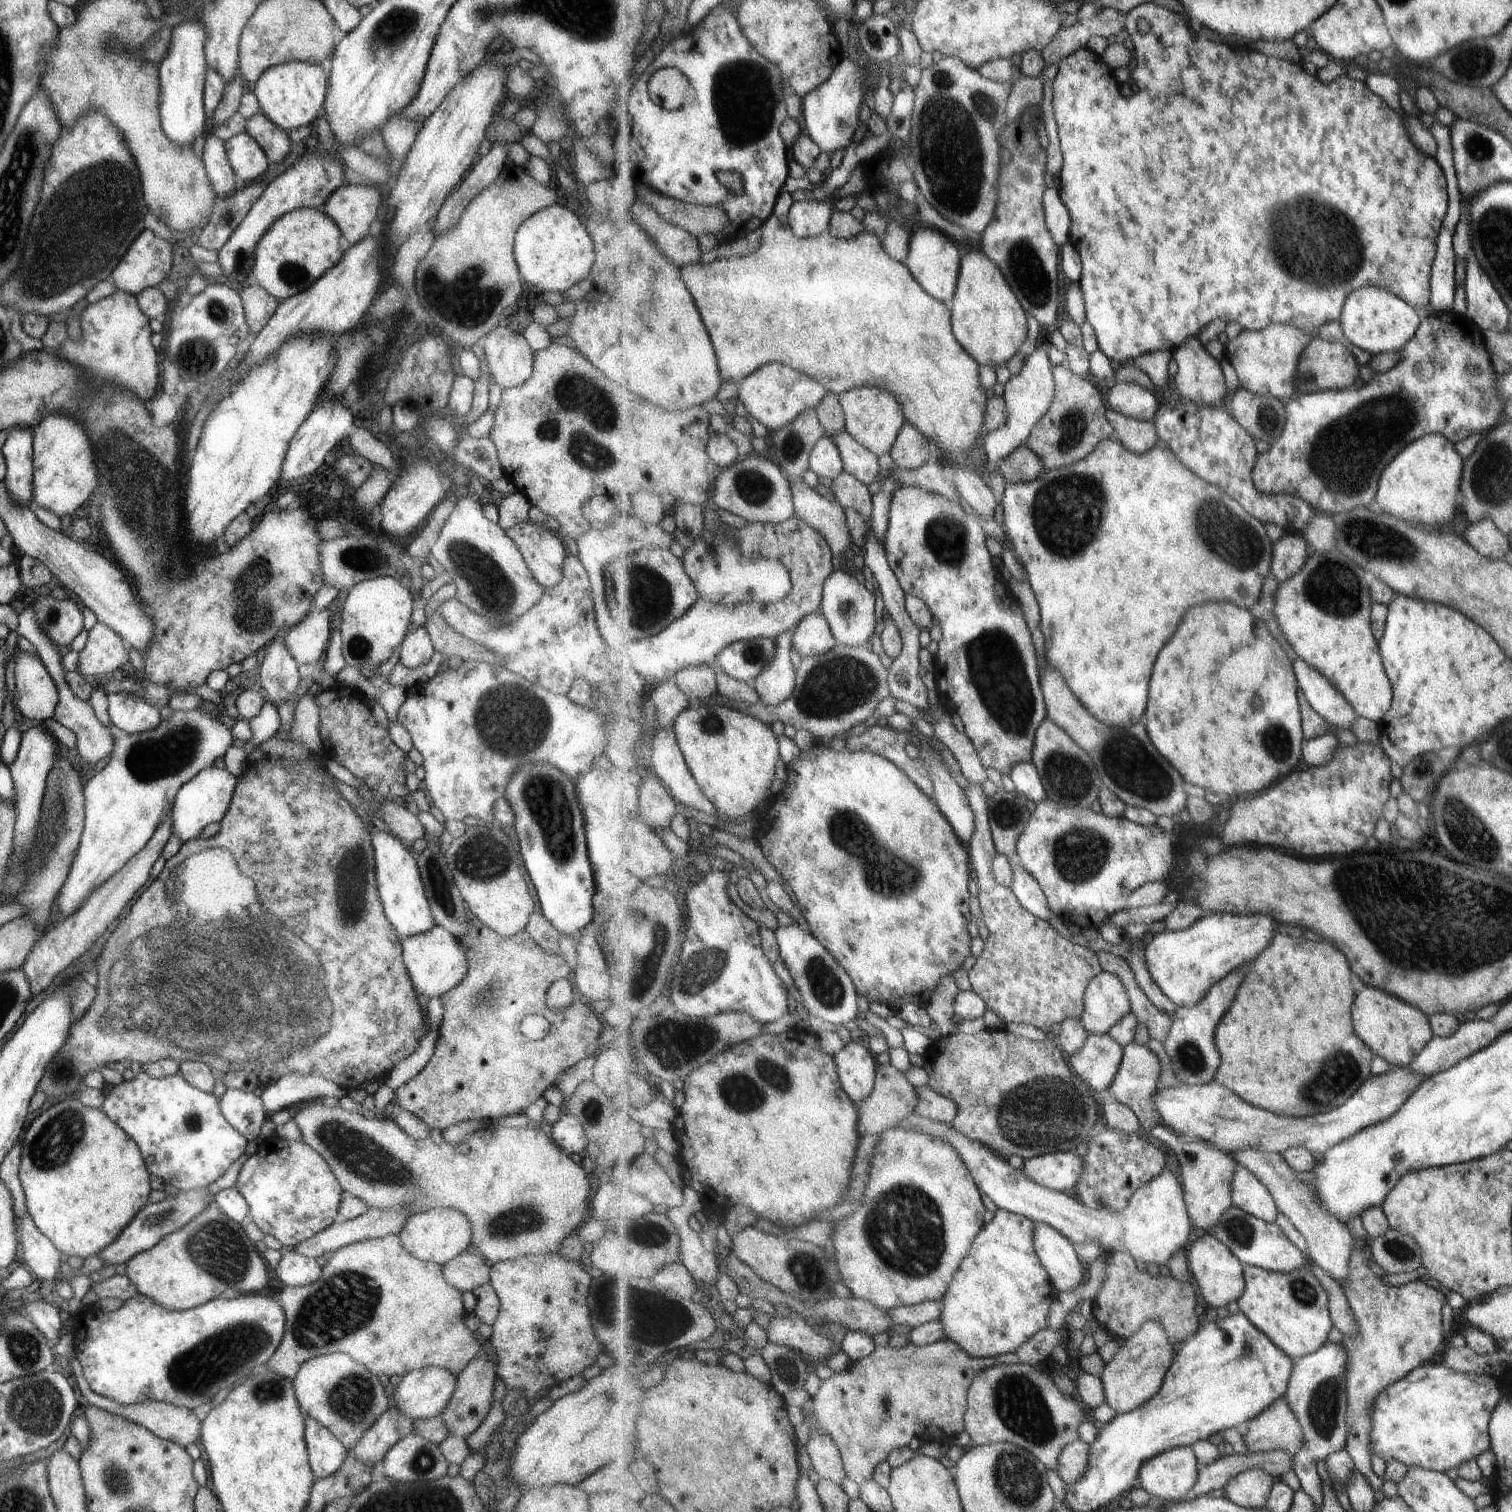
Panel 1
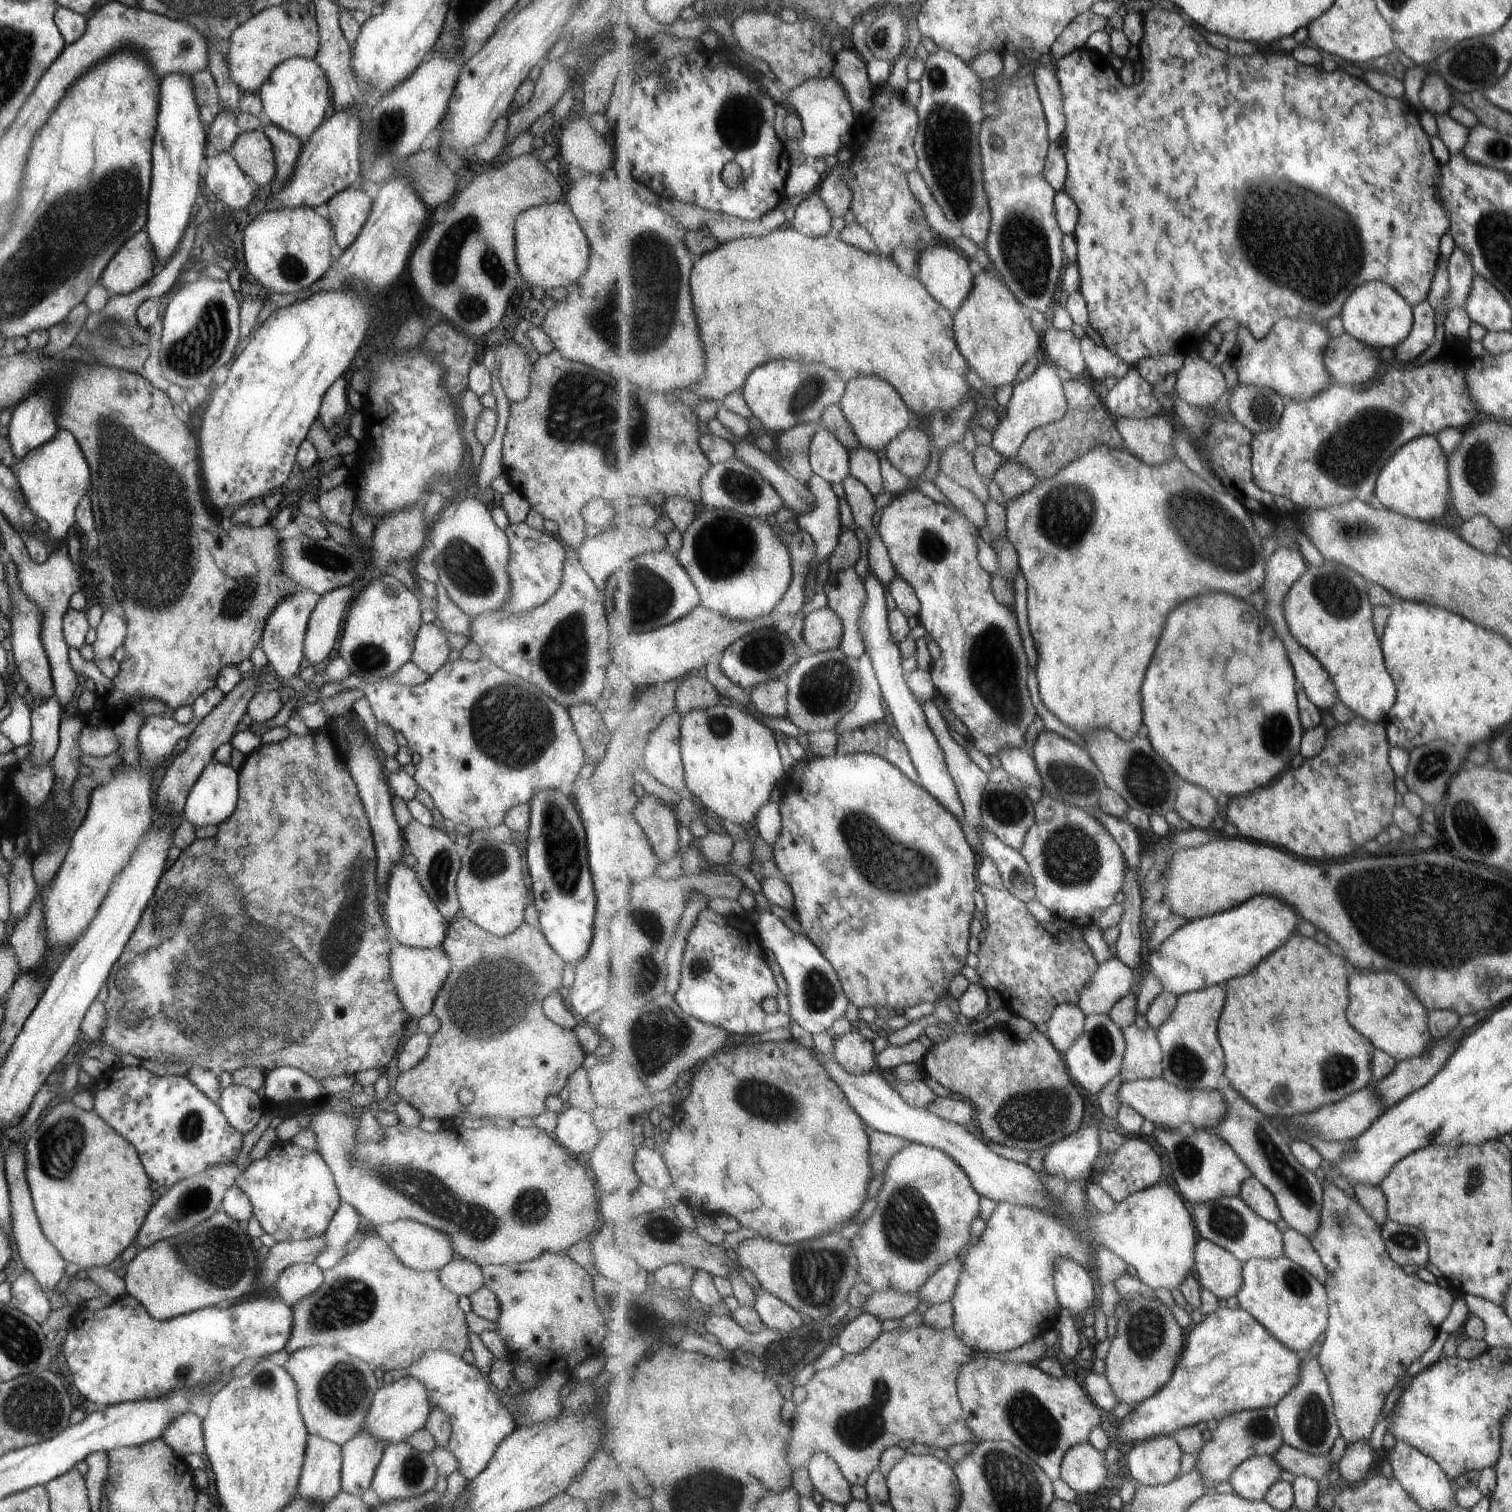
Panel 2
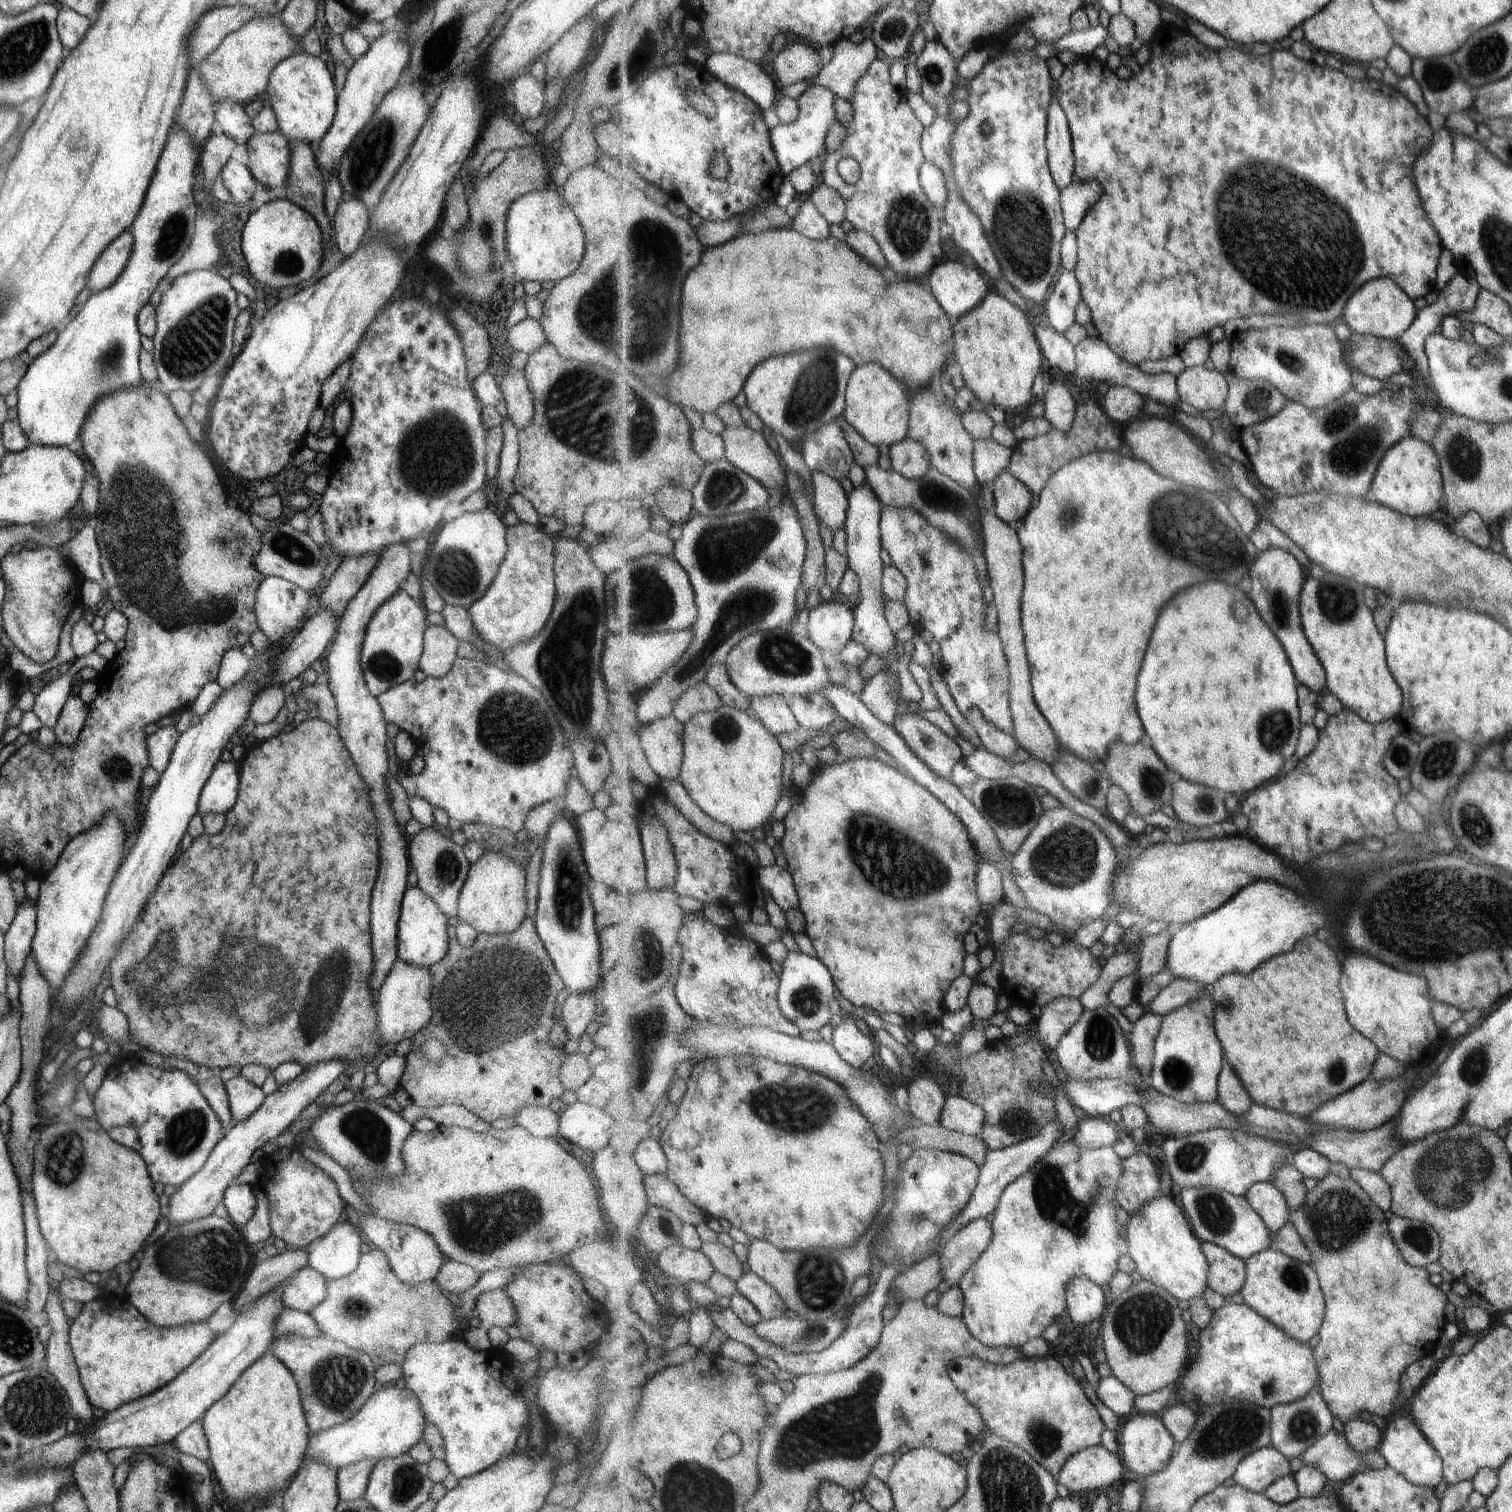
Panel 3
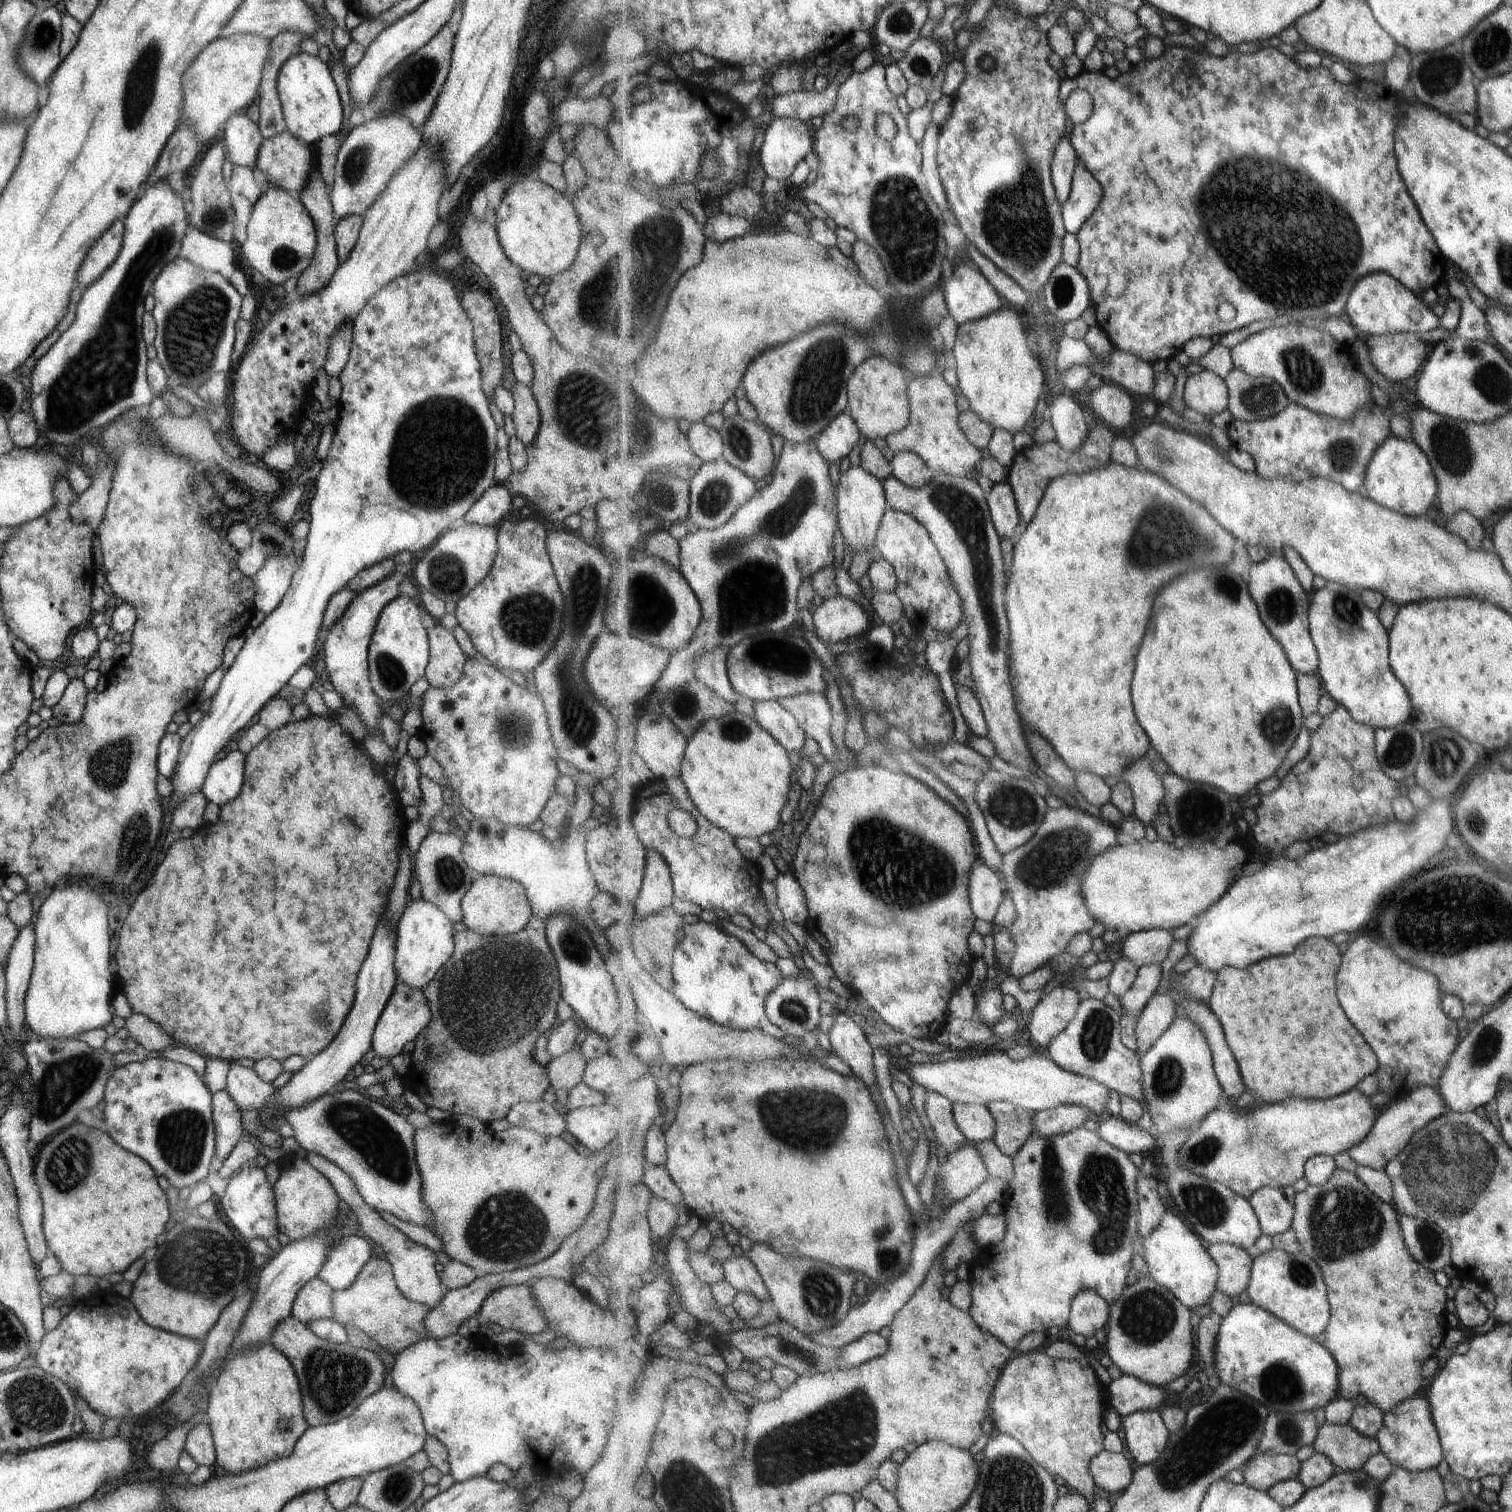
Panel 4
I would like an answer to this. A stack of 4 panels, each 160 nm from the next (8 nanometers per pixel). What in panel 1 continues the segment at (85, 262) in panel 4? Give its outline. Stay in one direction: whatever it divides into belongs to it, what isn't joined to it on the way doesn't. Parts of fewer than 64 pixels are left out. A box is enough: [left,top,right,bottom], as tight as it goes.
[109,229,171,295]

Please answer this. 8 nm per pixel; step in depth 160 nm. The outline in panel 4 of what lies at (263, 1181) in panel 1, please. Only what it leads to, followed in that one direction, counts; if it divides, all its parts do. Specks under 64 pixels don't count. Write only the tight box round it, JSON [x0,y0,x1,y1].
[272,1158,341,1241]

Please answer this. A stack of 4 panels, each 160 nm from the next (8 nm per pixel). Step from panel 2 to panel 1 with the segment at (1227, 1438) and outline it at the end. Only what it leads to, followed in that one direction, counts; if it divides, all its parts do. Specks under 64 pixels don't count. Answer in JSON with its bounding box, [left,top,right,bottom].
[1240,1397,1304,1455]

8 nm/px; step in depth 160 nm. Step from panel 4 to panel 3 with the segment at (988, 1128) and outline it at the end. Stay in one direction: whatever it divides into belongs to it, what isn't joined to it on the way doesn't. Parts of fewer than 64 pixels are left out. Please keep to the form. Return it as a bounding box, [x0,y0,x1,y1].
[940,1094,985,1136]

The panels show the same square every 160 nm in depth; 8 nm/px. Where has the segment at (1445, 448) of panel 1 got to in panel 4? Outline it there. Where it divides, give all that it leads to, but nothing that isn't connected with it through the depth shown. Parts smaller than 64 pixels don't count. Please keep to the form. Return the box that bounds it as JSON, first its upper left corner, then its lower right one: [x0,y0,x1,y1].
[1366,435,1435,516]

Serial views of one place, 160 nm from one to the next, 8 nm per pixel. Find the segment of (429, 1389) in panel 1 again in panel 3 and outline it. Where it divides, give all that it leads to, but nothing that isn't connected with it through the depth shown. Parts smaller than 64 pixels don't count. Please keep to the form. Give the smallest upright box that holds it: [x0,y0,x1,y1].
[304,1383,425,1470]

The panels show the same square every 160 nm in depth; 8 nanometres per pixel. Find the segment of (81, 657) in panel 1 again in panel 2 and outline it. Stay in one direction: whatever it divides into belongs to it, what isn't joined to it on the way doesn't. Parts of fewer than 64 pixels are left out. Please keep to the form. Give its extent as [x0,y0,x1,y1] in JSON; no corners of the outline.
[91,609,127,660]

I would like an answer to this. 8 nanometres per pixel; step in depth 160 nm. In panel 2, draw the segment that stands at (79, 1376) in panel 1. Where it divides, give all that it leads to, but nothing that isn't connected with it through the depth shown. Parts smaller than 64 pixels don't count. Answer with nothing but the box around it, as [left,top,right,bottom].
[161,1412,204,1456]

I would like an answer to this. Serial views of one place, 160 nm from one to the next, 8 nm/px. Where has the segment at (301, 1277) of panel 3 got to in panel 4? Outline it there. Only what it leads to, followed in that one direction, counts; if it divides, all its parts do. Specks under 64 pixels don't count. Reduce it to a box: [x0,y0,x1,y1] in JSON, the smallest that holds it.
[290,1275,332,1324]

